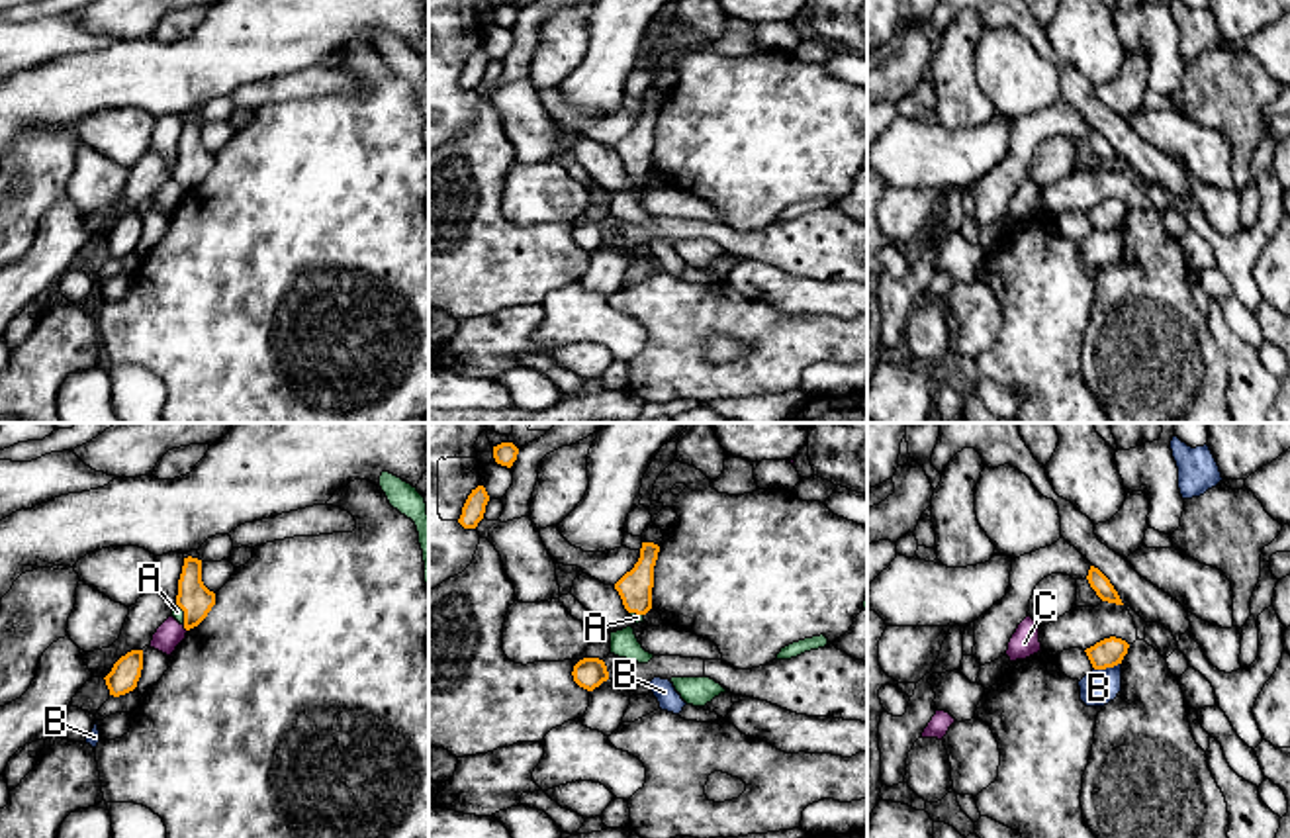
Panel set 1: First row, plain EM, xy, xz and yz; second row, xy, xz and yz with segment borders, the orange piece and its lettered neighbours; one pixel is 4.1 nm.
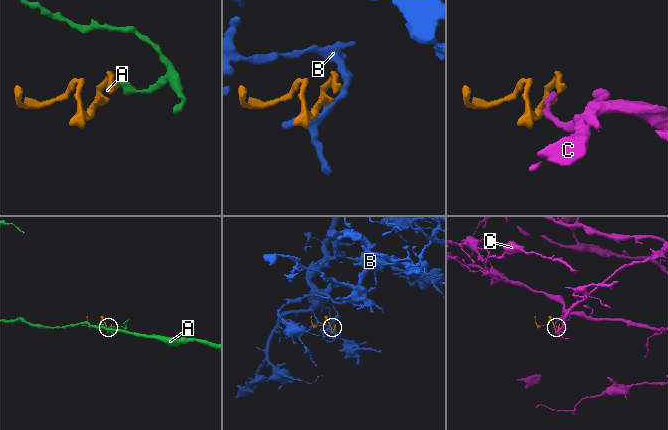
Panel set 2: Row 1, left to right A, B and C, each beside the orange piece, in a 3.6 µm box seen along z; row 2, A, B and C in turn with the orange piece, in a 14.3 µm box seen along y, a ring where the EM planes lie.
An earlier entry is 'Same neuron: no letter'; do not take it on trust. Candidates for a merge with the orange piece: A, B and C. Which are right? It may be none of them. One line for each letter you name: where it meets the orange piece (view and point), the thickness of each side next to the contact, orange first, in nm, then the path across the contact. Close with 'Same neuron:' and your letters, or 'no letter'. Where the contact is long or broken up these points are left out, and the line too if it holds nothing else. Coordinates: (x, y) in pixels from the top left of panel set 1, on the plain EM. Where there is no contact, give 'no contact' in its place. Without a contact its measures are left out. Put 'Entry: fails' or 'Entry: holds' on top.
Entry: fails
A: xy (184, 175) | 140/50 nm
Same neuron: A

